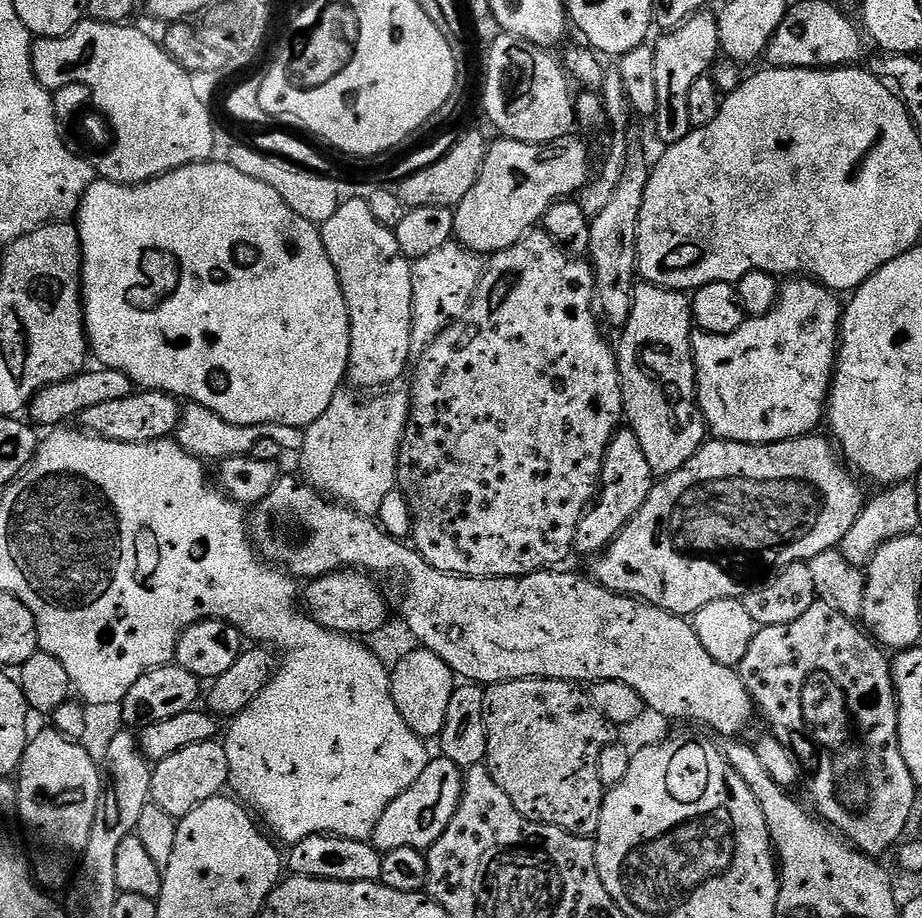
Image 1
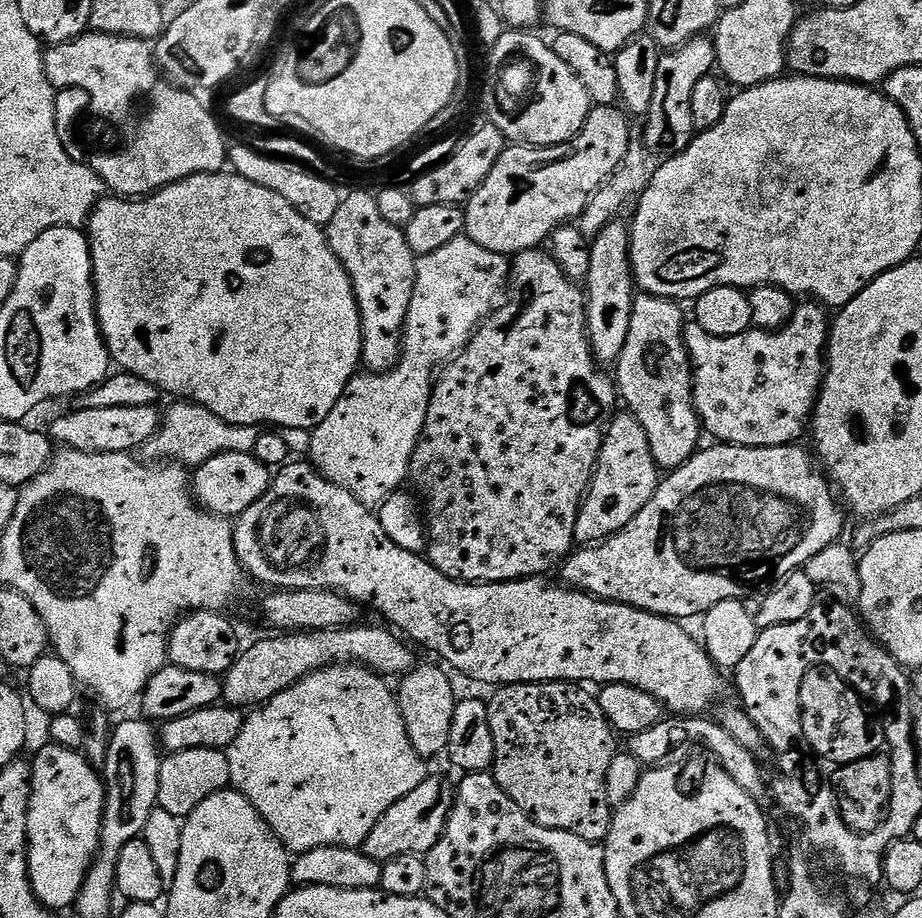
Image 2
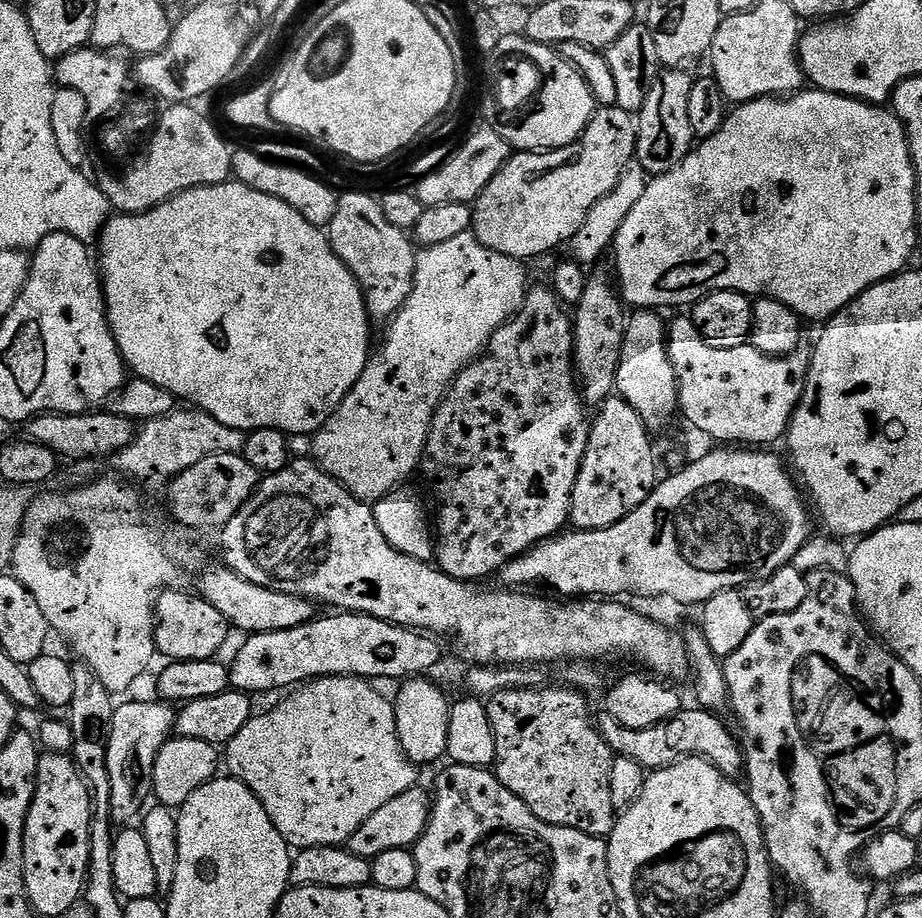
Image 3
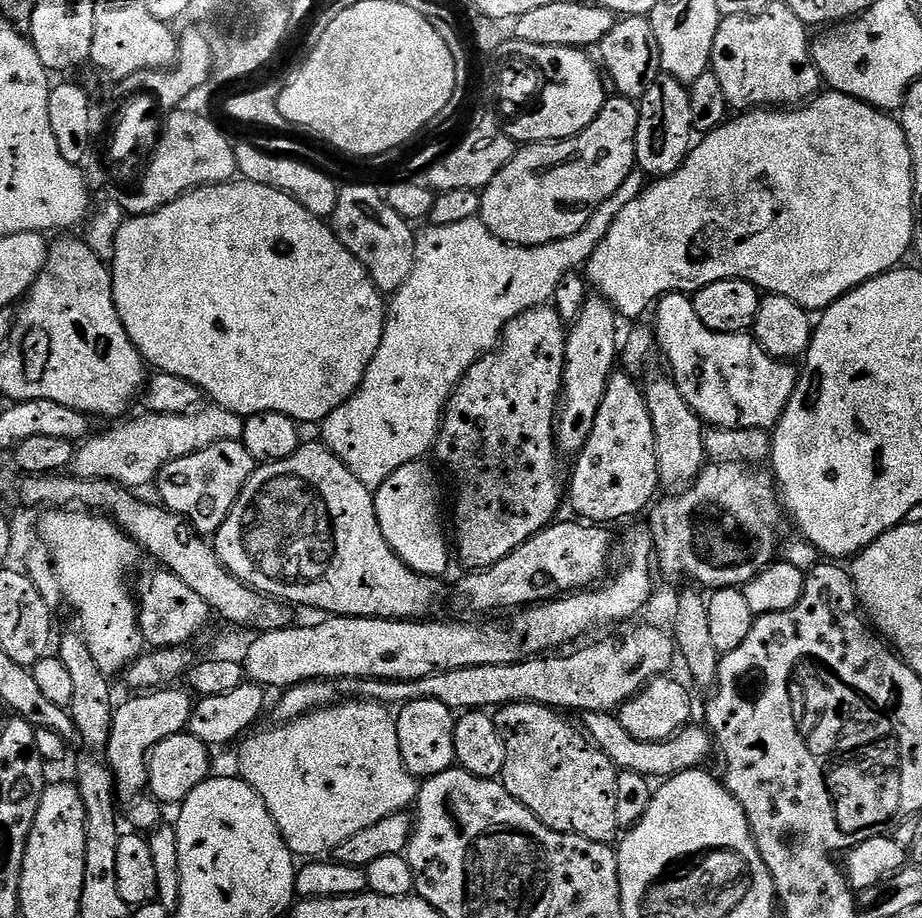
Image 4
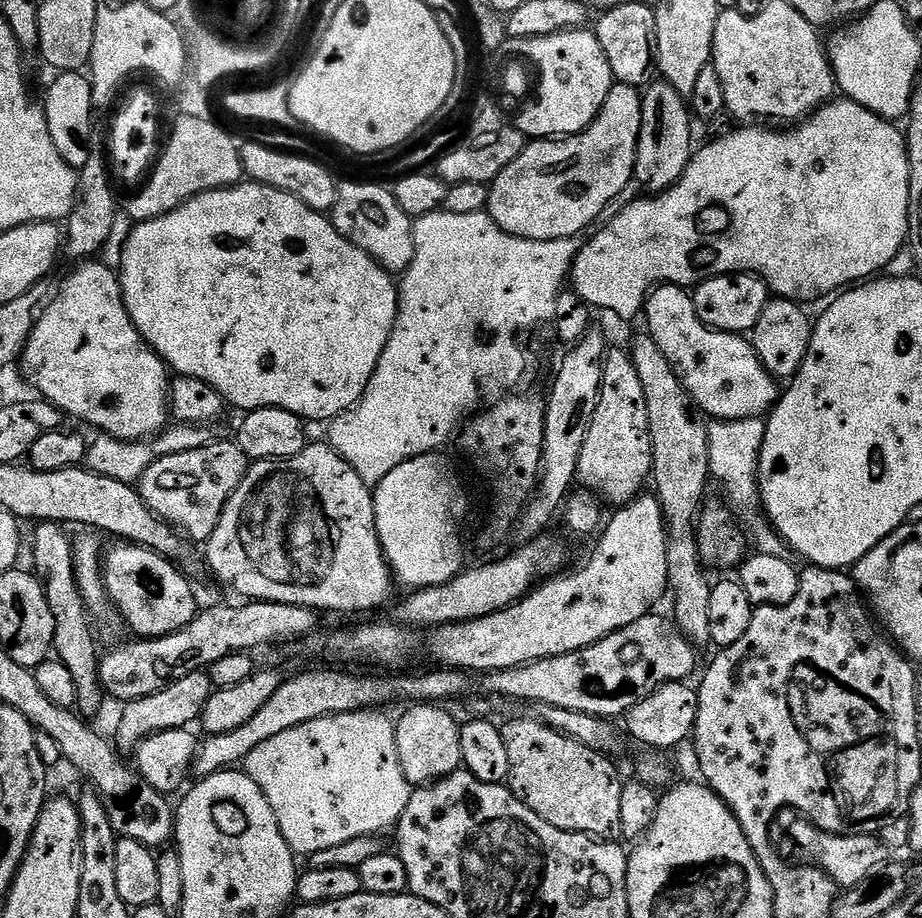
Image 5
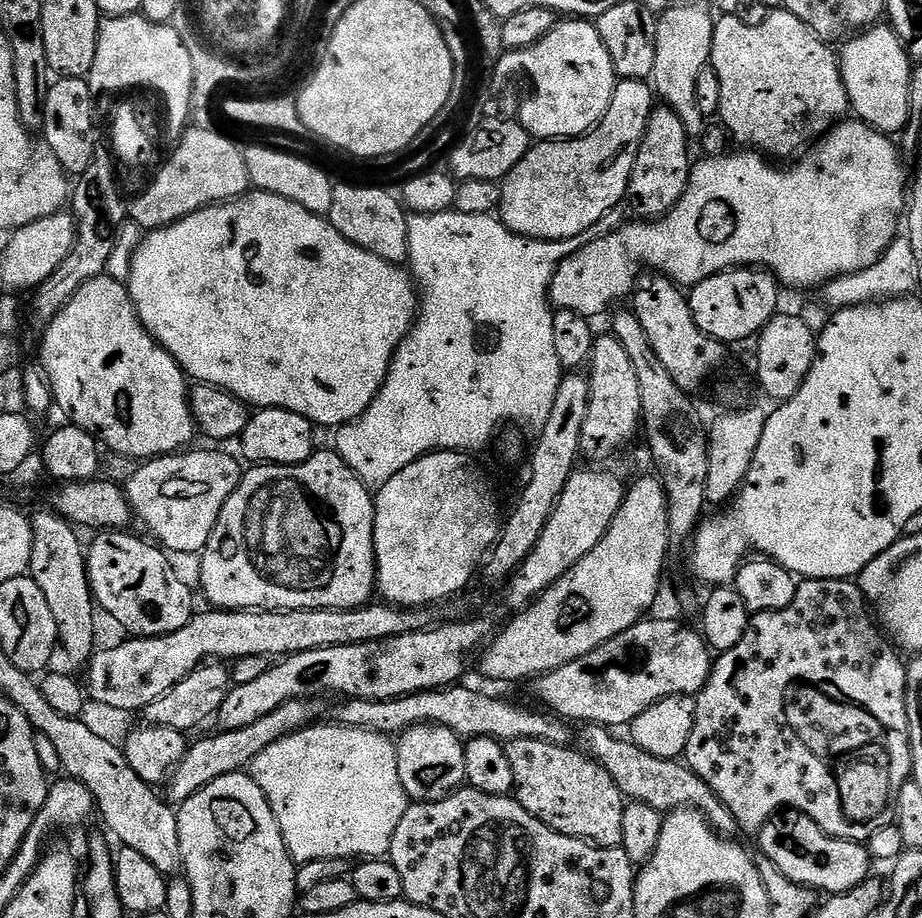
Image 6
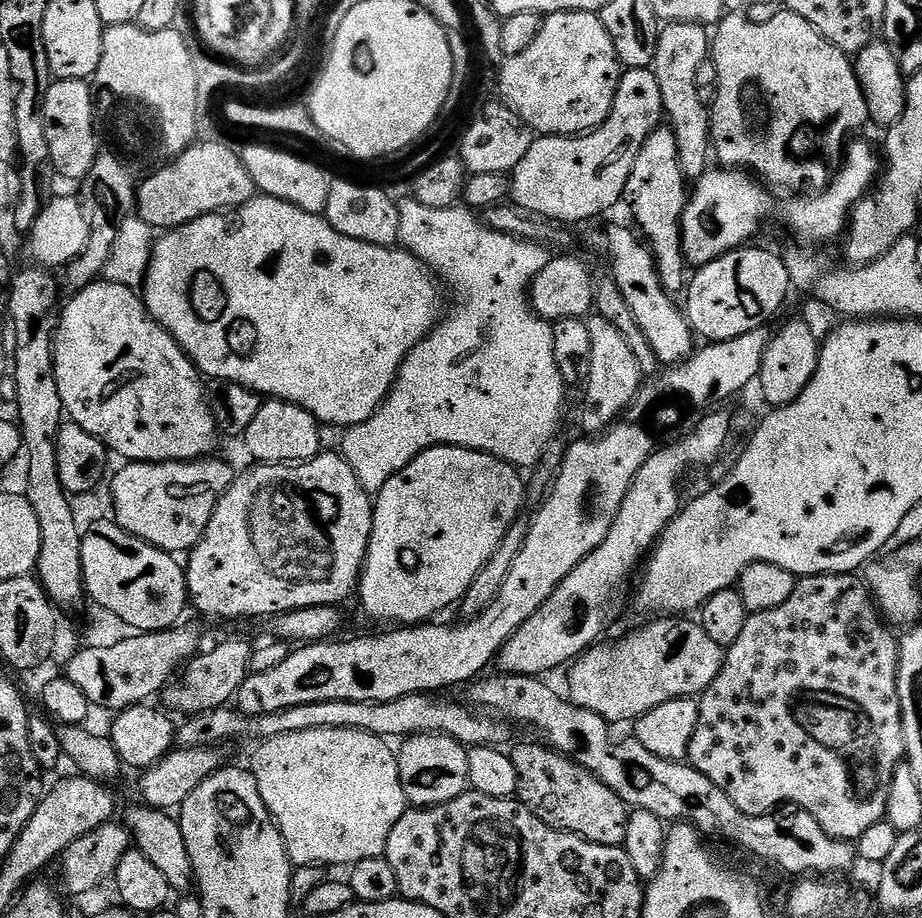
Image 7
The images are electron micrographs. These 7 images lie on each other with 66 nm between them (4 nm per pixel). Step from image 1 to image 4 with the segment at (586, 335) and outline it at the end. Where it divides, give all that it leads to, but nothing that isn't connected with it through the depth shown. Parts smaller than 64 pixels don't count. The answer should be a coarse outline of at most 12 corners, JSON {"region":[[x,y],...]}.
{"region":[[531,308],[453,390],[434,456],[465,569],[557,519],[566,322]]}

